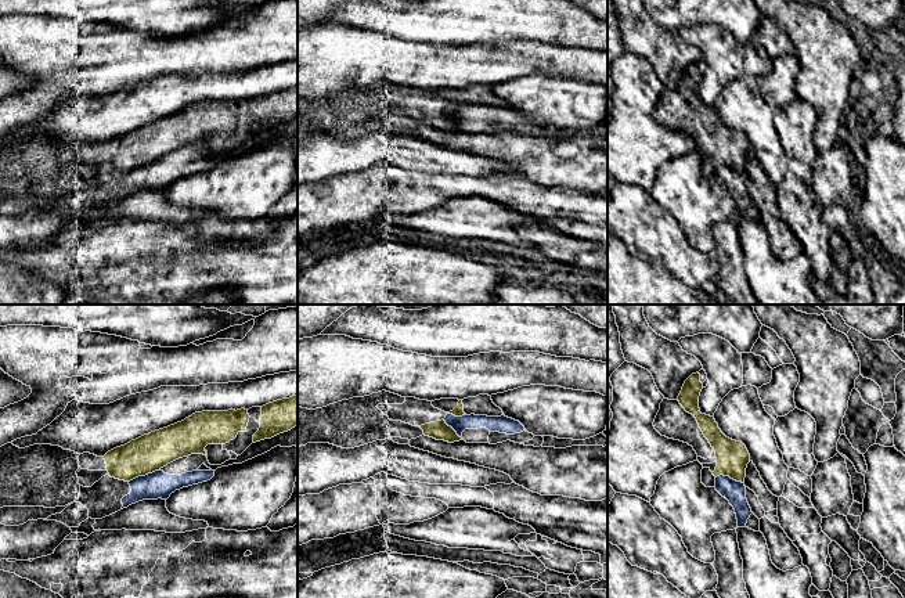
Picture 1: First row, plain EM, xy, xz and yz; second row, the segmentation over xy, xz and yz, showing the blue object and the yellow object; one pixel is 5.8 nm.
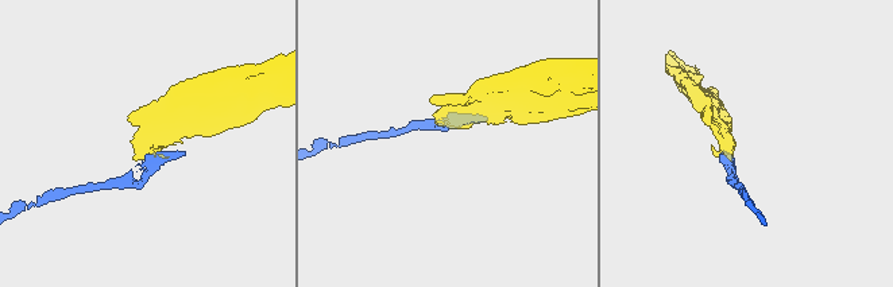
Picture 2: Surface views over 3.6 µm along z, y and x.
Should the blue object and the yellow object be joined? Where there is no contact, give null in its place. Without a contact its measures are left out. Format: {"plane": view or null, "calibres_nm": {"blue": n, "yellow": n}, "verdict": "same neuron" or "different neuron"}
{"plane": "xy", "calibres_nm": {"blue": 160, "yellow": 220}, "verdict": "different neuron"}

